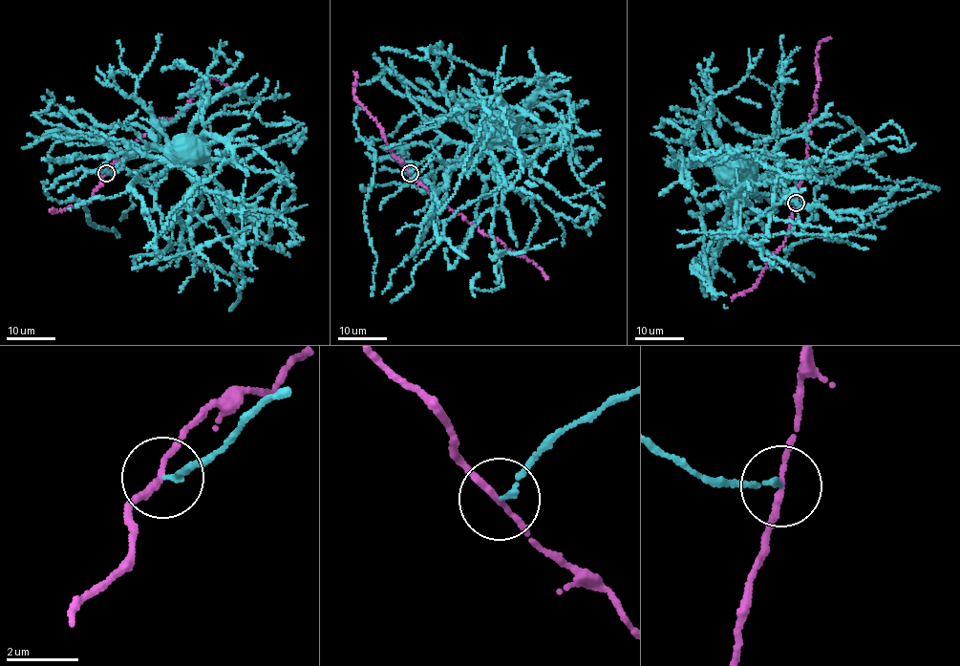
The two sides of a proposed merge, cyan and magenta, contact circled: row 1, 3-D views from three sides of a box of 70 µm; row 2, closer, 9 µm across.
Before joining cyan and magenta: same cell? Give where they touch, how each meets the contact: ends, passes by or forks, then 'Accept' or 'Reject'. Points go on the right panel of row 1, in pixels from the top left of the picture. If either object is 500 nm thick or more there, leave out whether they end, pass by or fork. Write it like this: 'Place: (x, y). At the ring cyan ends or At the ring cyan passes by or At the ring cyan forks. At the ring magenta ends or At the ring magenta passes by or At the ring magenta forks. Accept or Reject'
Place: (796, 203). At the ring cyan ends. At the ring magenta passes by. Reject

